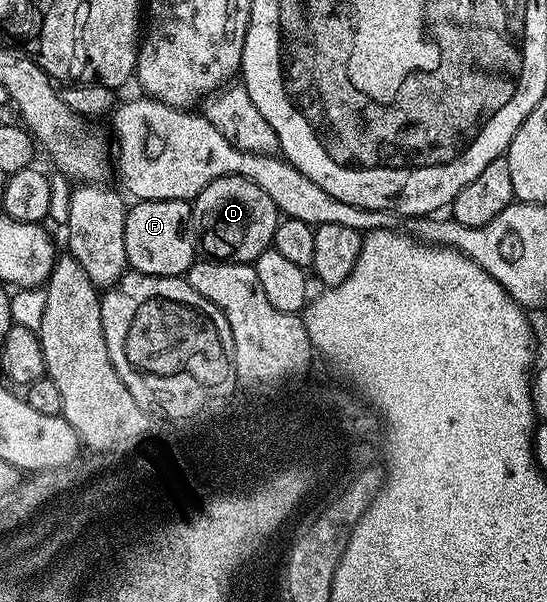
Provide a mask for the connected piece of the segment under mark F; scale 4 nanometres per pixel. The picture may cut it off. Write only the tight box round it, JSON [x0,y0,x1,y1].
[124,200,196,277]

